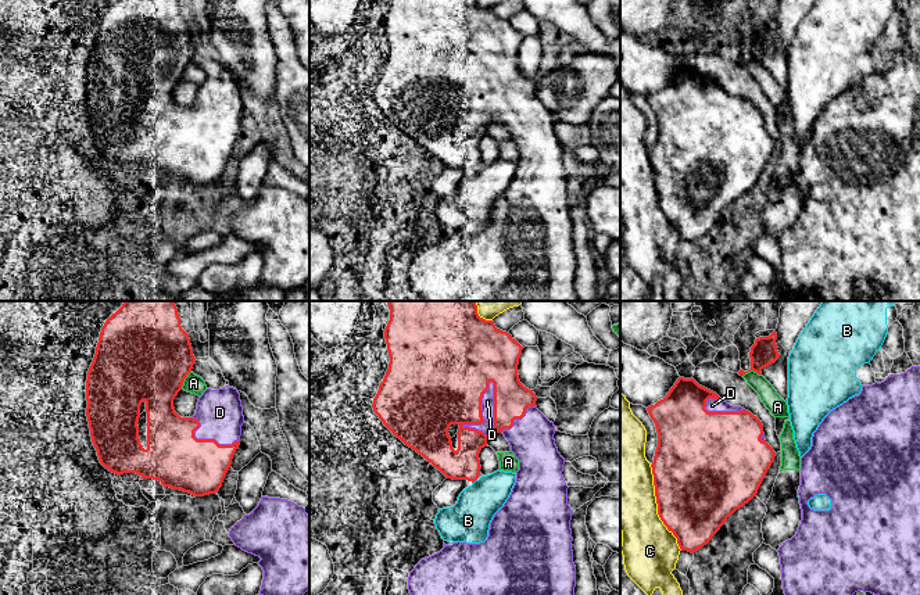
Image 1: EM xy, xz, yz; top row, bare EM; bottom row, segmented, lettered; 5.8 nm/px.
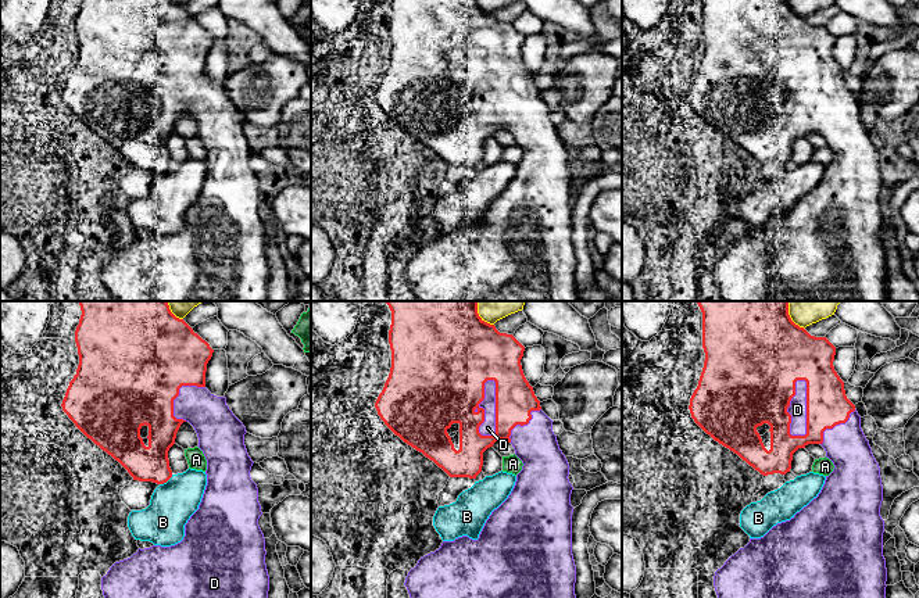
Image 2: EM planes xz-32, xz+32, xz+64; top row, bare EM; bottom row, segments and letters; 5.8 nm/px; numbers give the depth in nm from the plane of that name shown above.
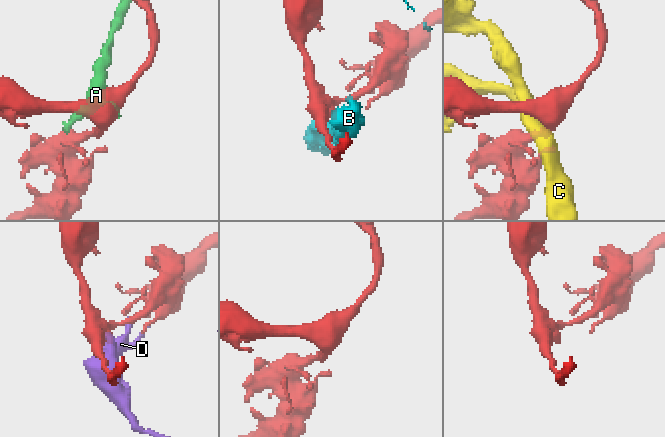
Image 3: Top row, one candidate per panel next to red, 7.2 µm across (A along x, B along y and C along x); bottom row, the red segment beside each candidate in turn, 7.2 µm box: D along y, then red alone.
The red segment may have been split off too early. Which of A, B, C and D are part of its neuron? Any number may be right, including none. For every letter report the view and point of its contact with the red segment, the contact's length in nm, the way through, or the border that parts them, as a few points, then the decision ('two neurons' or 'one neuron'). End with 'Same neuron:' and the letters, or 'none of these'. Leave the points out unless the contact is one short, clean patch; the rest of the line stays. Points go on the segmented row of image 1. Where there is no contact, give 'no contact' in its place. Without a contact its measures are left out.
A: contact yz (751, 369); length 110 nm; two neurons
B: contact xz (473, 481); length 40 nm; two neurons
C: contact yz (658, 508); length 550 nm; two neurons
D: contact xz (482, 418); length 340 nm; one neuron
Same neuron: D

